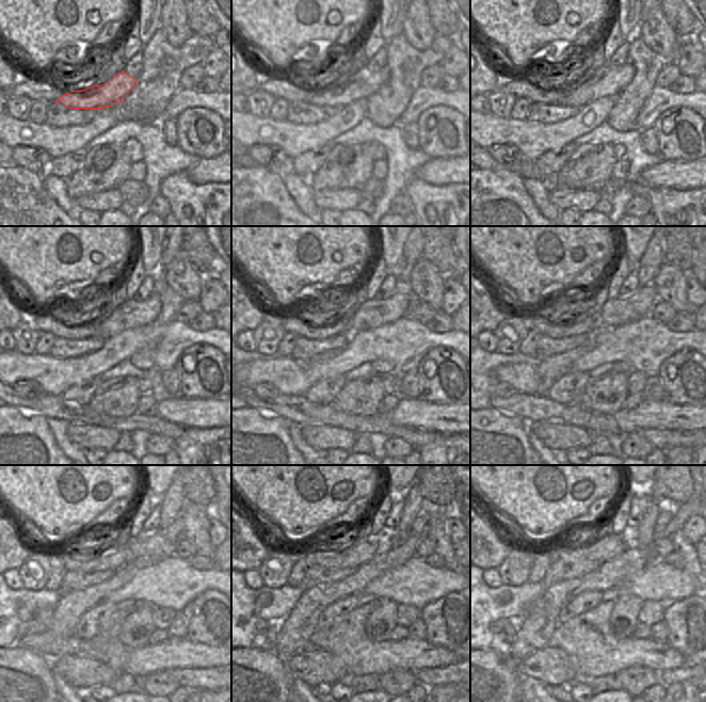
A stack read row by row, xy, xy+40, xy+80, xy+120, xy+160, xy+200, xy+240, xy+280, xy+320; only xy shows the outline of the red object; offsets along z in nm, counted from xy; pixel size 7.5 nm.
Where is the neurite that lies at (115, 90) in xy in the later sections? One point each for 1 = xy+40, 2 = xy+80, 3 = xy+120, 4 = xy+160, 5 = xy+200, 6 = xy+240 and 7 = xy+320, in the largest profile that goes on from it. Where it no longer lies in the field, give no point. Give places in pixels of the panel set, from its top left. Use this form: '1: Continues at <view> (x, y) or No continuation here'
1: Continues at xy+40 (365, 82)
2: Continues at xy+80 (608, 80)
3: Continues at xy+120 (132, 314)
4: Continues at xy+160 (372, 314)
5: Continues at xy+200 (615, 312)
6: Continues at xy+240 (160, 544)
7: Continues at xy+320 (666, 514).

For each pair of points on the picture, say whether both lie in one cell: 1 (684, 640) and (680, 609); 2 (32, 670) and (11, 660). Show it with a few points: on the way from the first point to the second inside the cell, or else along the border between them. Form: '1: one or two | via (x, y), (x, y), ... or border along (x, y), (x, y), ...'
1: one | via (684, 633), (684, 619), (682, 617)
2: one | via (27, 670), (19, 669), (16, 666)

